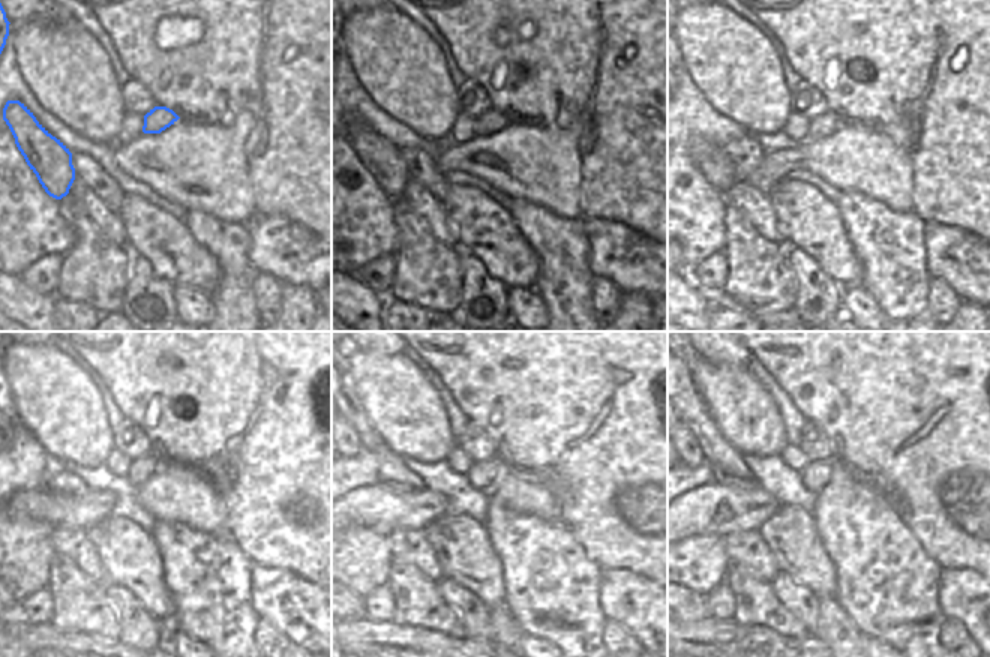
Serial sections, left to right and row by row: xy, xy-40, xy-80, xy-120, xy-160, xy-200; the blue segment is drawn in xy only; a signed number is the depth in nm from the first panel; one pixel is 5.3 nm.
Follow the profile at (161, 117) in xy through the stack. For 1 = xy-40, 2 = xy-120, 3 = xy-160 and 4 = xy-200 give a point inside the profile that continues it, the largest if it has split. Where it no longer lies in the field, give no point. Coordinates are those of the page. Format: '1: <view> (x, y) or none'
1: xy-40 (491, 122)
2: xy-120 (143, 468)
3: xy-160 (482, 476)
4: xy-200 (816, 474)

